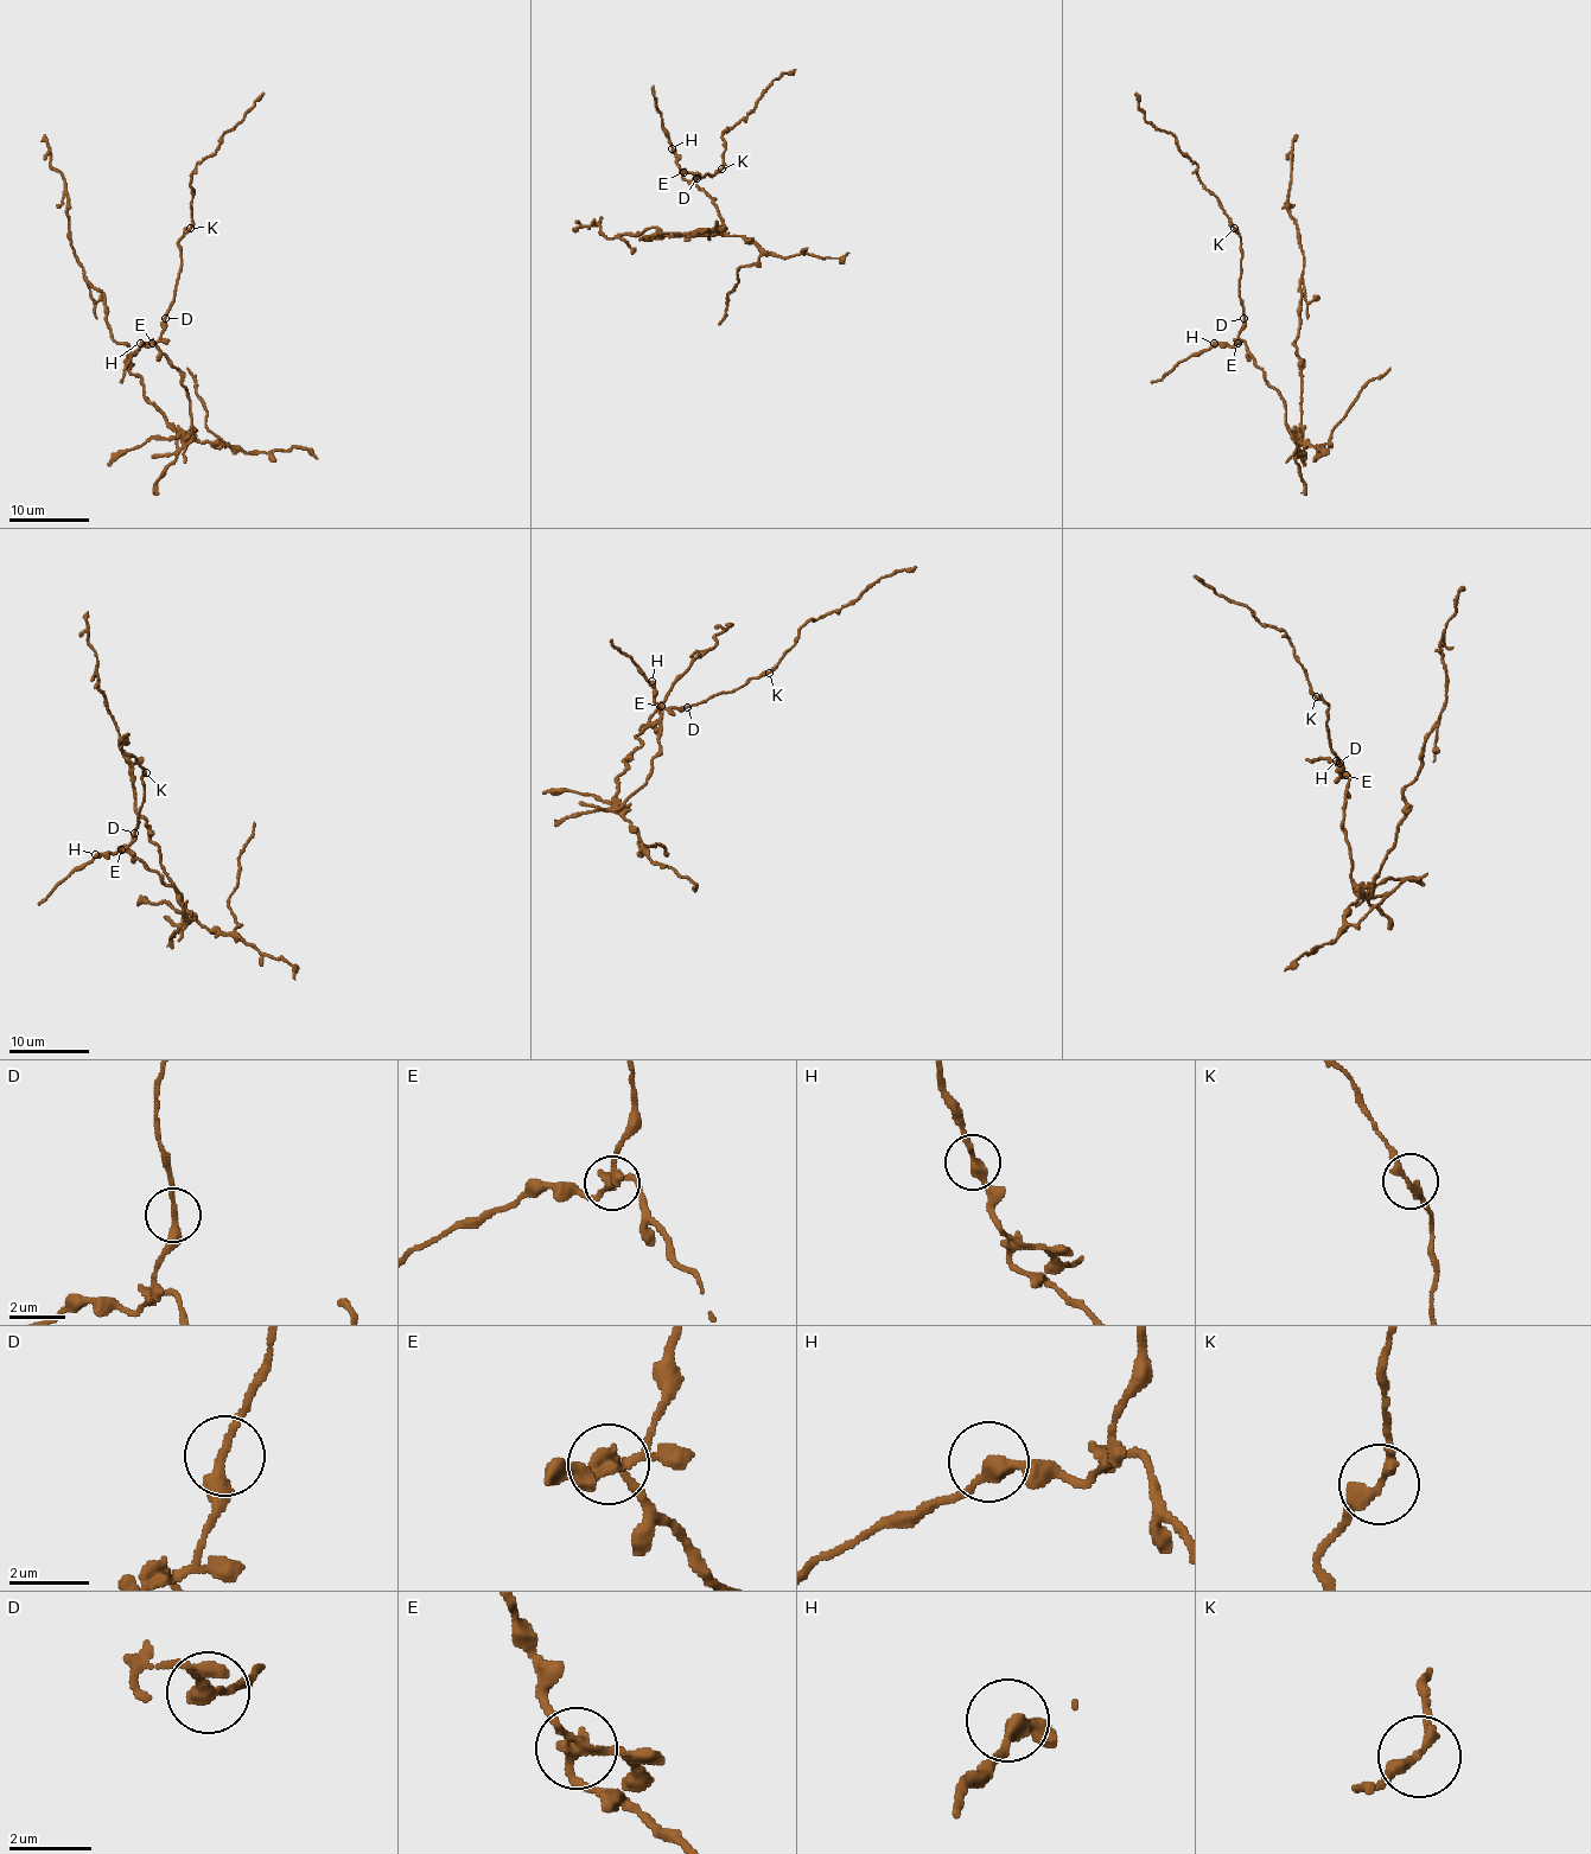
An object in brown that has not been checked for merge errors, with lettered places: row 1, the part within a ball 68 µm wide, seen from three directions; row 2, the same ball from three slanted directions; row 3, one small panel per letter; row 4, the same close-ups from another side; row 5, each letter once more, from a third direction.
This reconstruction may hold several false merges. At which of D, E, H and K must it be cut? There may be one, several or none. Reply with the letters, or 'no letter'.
E

